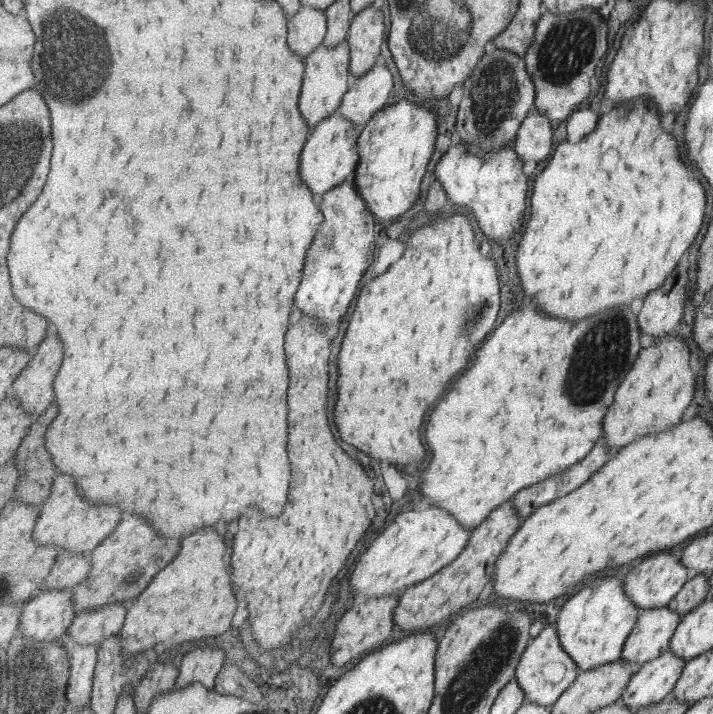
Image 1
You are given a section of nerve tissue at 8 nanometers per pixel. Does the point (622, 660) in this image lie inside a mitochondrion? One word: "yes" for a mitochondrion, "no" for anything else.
no

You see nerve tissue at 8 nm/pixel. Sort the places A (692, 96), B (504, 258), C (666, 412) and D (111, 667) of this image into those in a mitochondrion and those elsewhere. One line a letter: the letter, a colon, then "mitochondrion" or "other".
A: other
B: other
C: other
D: other

